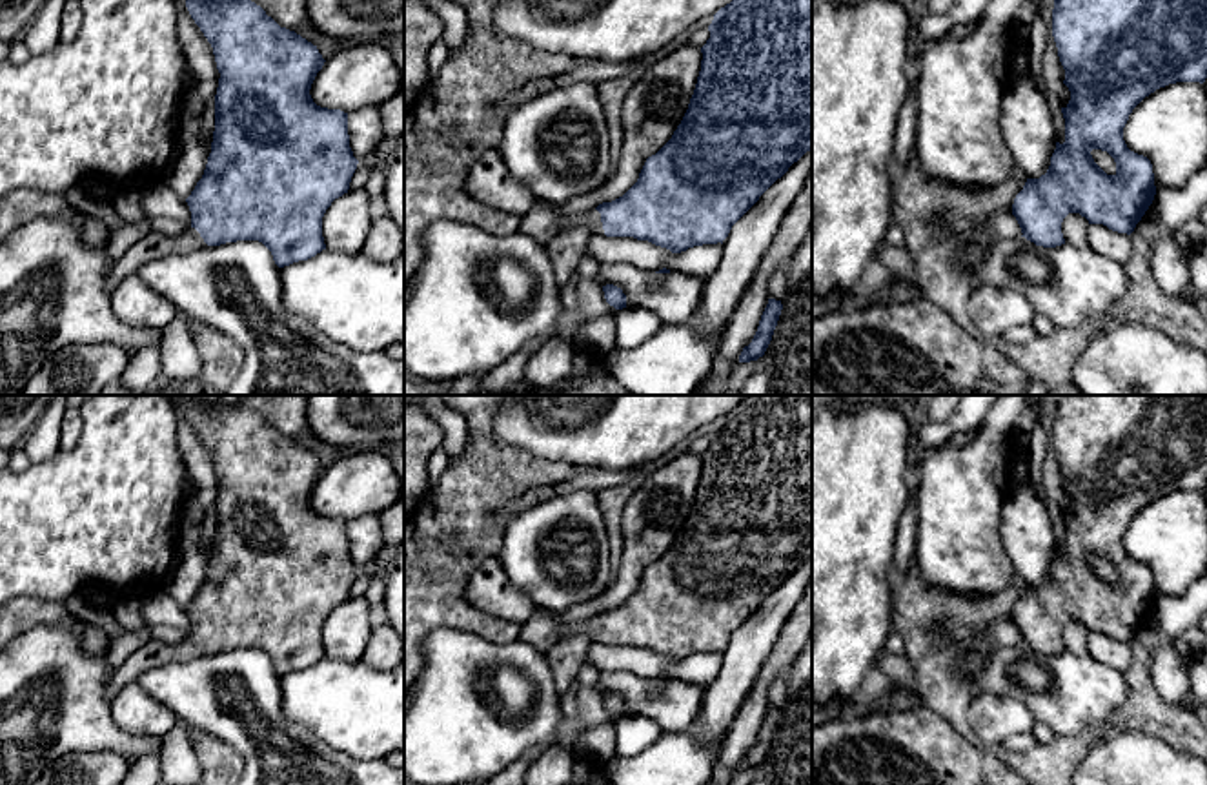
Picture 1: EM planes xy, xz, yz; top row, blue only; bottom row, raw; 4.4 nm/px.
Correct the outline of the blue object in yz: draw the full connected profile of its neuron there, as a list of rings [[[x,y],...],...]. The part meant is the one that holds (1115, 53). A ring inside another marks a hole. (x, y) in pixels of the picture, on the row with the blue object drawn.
[[[1054,0],[1052,36],[1065,69],[1063,84],[1070,91],[1069,104],[1061,107],[1065,142],[1056,142],[1045,175],[1027,178],[1012,215],[1021,237],[1043,248],[1065,244],[1061,222],[1069,213],[1131,235],[1152,204],[1156,186],[1151,160],[1127,148],[1123,127],[1132,109],[1156,89],[1205,82],[1207,0]],[[1092,149],[1114,158],[1114,175],[1094,162]]]

